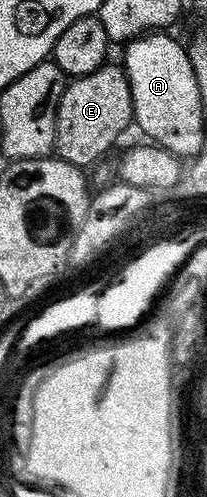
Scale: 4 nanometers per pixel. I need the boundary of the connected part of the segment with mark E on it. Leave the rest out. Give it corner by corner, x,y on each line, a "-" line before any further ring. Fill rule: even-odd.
105,62
97,70
93,70
93,74
85,74
84,76
76,76
68,83
66,90
63,92
63,97
59,103
57,110
57,122
55,123
55,147
54,151
57,153
59,159
75,164
78,168
86,169
87,164
91,164
94,160
99,160
115,143
119,140
119,135
126,130
127,127
132,127
133,117
135,115
135,107
133,106
133,94
131,93
131,83
127,80
126,71
118,63
111,64
112,62

